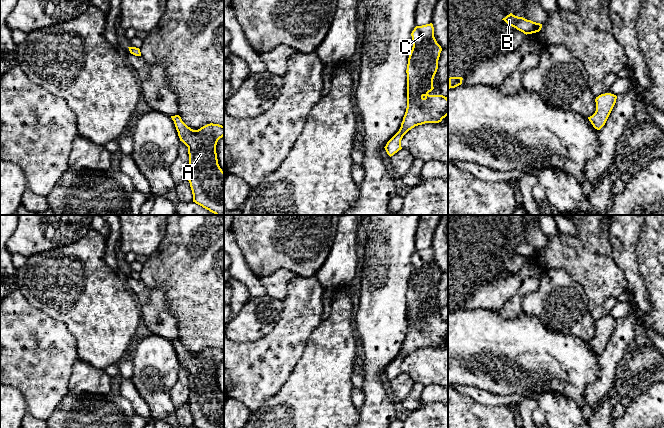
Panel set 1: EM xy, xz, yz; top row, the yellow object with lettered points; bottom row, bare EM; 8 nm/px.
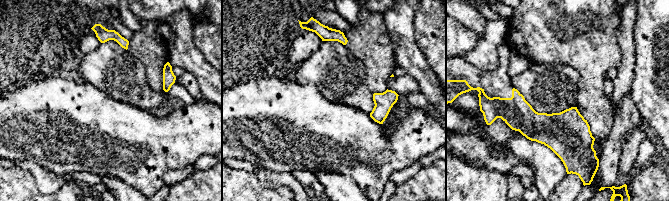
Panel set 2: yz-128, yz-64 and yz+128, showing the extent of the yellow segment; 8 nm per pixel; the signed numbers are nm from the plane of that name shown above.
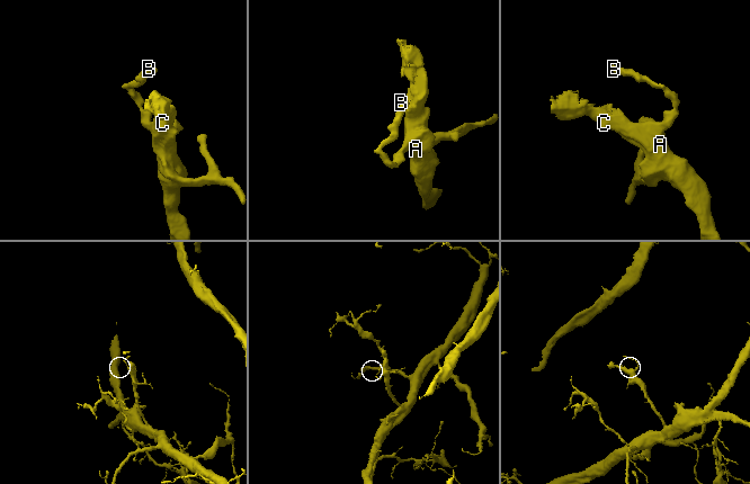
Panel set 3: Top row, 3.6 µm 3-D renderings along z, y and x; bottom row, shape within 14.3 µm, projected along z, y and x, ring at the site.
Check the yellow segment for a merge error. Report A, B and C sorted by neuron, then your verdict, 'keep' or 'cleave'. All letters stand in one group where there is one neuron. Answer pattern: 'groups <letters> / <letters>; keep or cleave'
groups A C / B; cleave

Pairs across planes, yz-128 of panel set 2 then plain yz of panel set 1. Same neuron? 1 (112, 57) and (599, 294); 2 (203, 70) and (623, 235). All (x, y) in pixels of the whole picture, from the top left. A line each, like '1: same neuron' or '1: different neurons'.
1: different neurons
2: same neuron

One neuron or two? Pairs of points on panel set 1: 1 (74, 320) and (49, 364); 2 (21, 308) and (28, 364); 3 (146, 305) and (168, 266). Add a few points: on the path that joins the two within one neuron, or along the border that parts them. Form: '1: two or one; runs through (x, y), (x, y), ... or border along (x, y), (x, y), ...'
1: two; border along (49, 316), (66, 326), (77, 352)
2: one; runs through (21, 322), (21, 341), (28, 350)
3: two; border along (145, 285), (160, 288), (169, 308)

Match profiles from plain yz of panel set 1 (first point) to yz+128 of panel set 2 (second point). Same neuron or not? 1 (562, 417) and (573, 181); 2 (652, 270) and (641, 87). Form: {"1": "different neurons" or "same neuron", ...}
{"1": "different neurons", "2": "same neuron"}

